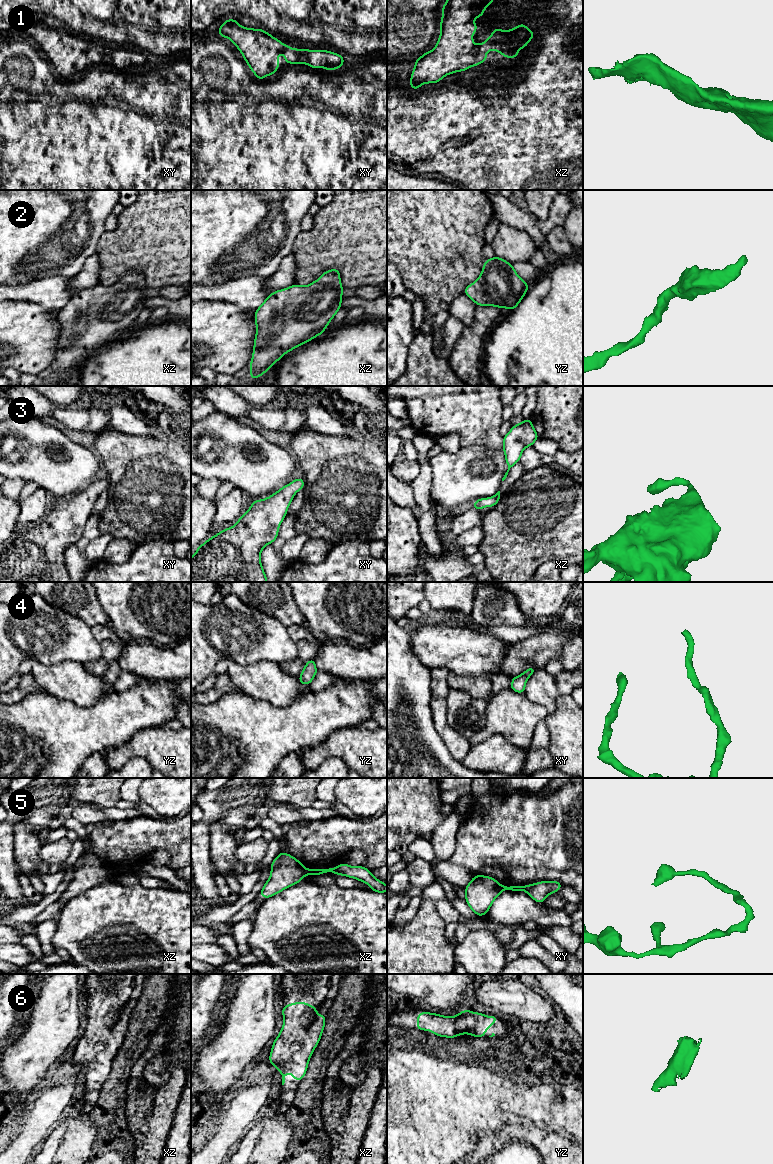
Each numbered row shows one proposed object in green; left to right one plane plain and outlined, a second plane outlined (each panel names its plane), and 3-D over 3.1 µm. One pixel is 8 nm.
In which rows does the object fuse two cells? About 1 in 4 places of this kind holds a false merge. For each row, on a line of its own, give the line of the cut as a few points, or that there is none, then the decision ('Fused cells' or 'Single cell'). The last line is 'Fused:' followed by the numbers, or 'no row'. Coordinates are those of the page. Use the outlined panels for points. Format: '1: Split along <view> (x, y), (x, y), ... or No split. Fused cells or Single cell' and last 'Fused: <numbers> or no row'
1: No split. Single cell
2: No split. Single cell
3: No split. Single cell
4: No split. Single cell
5: No split. Single cell
6: No split. Single cell
Fused: no row

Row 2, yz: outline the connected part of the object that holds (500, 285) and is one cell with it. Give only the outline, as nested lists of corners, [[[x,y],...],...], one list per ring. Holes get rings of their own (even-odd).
[[[495,256],[486,259],[479,278],[465,288],[464,294],[477,306],[497,306],[514,310],[529,284],[516,273],[513,265]]]

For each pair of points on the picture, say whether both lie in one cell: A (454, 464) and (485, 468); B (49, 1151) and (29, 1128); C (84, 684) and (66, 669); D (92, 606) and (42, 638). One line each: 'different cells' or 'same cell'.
A: same cell
B: different cells
C: same cell
D: different cells

